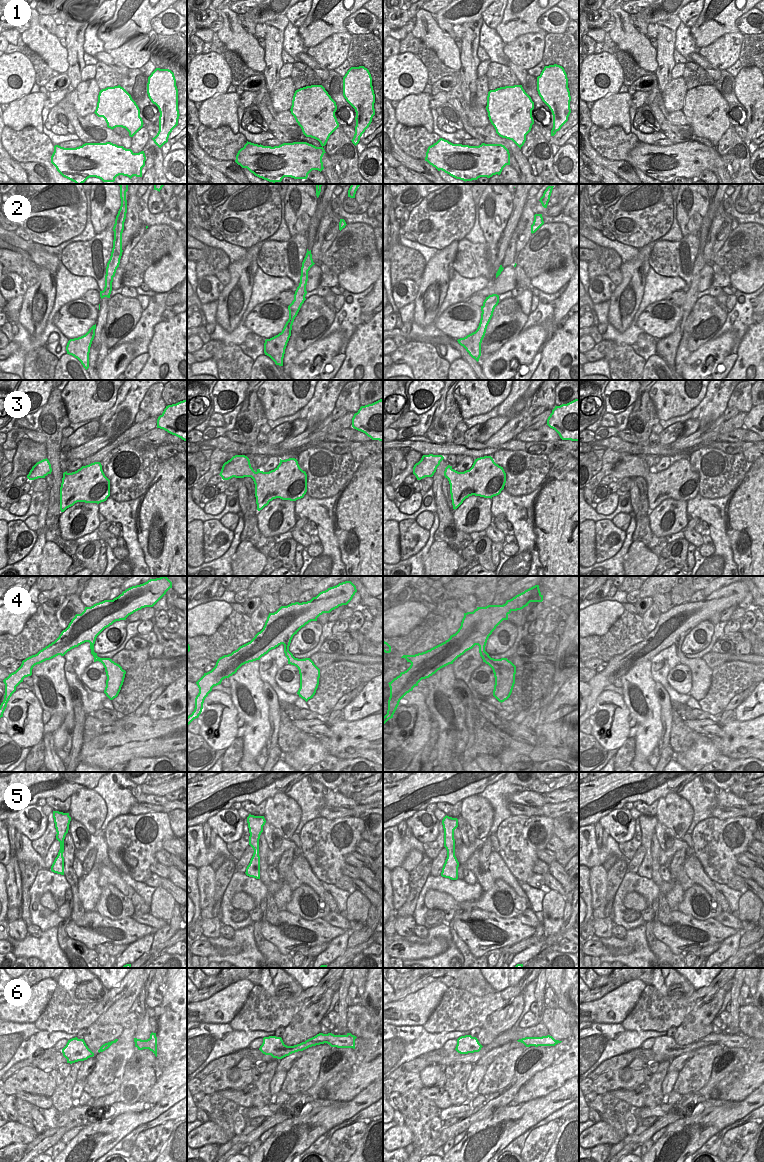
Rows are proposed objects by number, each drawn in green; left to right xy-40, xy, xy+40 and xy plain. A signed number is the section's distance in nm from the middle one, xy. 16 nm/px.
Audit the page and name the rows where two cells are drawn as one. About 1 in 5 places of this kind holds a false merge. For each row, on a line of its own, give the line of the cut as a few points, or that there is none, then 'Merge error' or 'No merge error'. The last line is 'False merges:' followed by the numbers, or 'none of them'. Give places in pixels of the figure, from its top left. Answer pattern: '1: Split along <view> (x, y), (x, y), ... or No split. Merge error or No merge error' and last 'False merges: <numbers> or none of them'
1: No split. No merge error
2: Split along xy+40 (476, 331), (473, 338), (464, 347). Merge error
3: No split. No merge error
4: No split. No merge error
5: No split. No merge error
6: No split. No merge error
False merges: 2

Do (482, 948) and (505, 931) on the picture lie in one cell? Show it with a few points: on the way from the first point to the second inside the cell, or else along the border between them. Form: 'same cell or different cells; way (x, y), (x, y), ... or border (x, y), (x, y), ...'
same cell; way (490, 945), (501, 945), (507, 939)

